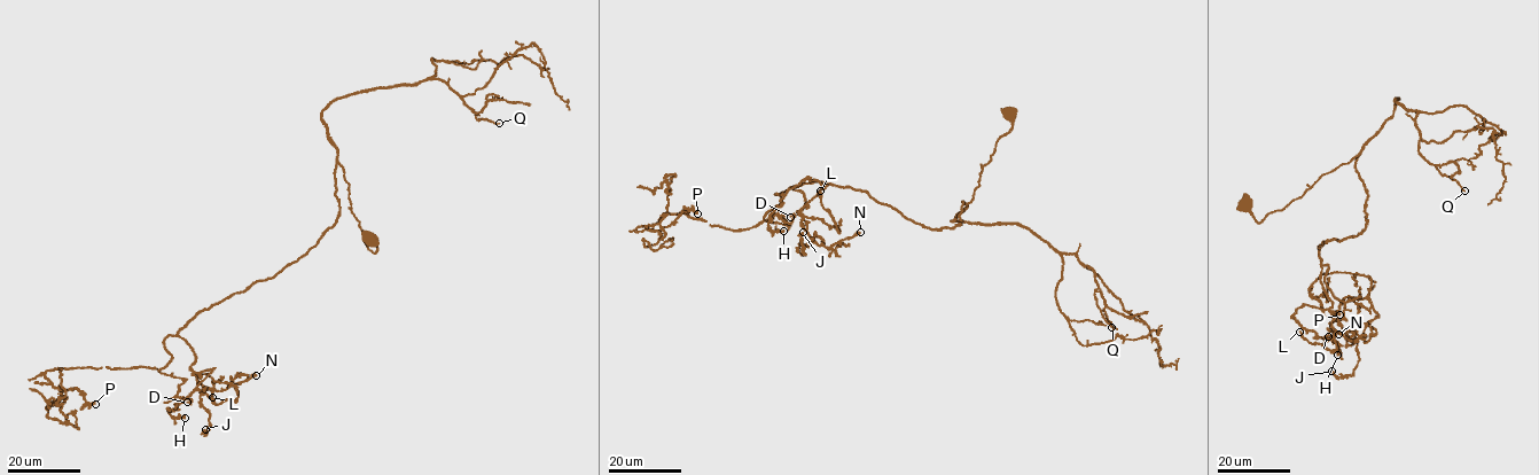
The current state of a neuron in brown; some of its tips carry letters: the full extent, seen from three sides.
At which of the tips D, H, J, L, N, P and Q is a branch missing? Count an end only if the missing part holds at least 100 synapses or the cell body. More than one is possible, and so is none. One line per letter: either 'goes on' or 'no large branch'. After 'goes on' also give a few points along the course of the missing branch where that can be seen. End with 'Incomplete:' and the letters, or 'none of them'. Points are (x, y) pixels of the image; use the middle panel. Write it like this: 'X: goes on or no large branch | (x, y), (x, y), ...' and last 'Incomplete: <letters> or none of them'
D: no large branch
H: no large branch
J: no large branch
L: no large branch
N: no large branch
P: no large branch
Q: no large branch
Incomplete: none of them

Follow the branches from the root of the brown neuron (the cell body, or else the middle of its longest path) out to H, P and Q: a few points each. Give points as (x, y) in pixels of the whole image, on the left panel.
H: (370, 240), (337, 163), (340, 216), (319, 241), (179, 332), (192, 370), (212, 371), (168, 407), (185, 418)
P: (370, 240), (374, 252), (337, 163), (337, 222), (168, 336), (159, 370), (46, 372), (95, 404)
Q: (370, 240), (322, 121), (333, 101), (442, 79), (476, 119), (499, 123)

